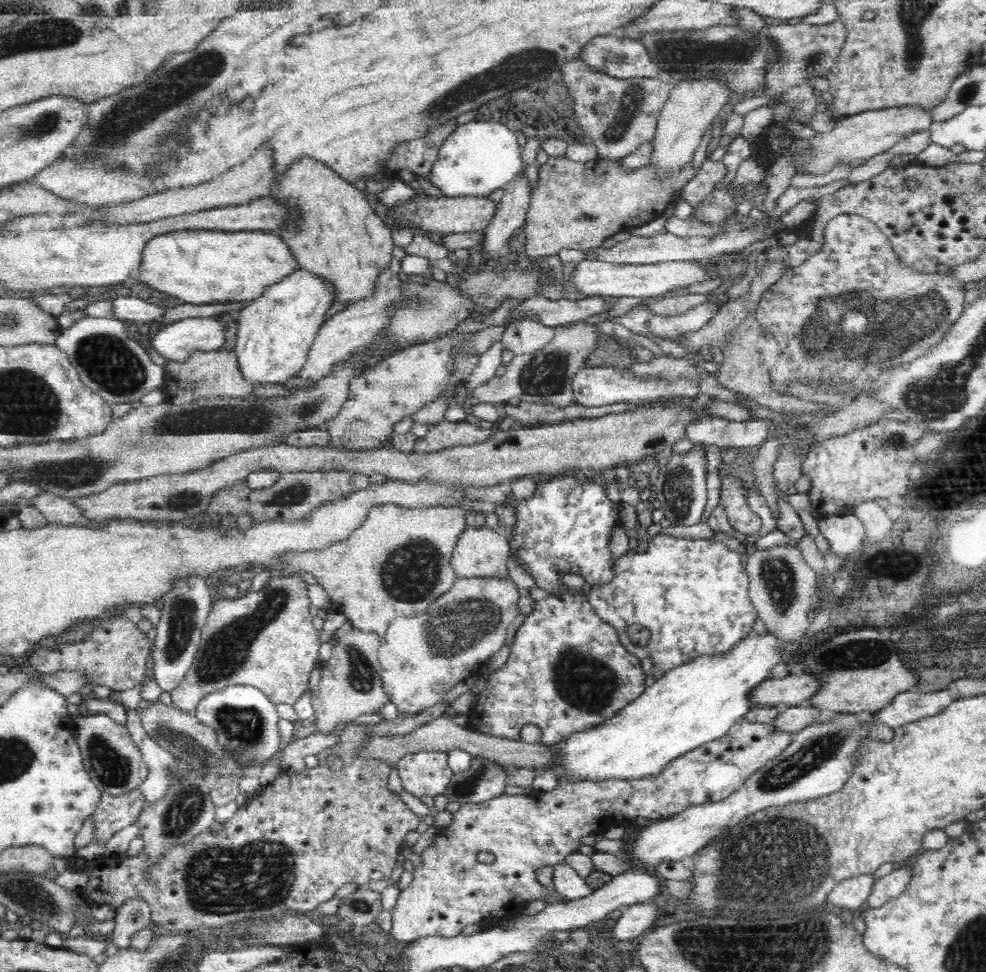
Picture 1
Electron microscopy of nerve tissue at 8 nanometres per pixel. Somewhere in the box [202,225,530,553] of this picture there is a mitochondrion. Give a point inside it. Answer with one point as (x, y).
(293, 494)

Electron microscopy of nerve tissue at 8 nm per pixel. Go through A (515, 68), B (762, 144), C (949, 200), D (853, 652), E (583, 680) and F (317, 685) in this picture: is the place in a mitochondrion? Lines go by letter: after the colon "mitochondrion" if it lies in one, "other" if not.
A: mitochondrion
B: other
C: other
D: mitochondrion
E: mitochondrion
F: other

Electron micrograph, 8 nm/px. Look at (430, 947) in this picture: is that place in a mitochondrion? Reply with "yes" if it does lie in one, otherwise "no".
no

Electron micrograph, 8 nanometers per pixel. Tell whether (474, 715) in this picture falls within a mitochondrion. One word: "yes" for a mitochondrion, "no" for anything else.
no

